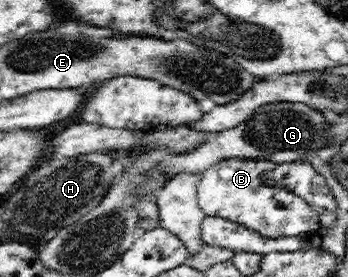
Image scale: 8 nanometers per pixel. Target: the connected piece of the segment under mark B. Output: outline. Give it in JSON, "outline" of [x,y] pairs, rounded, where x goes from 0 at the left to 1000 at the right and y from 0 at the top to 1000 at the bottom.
{"outline":[[[652,570],[624,581],[578,625],[569,668],[569,736],[595,780],[647,787],[727,834],[756,863],[856,856],[888,838],[914,841],[920,769],[876,718],[842,697],[816,661],[782,661],[767,625],[793,592],[710,570]]]}

